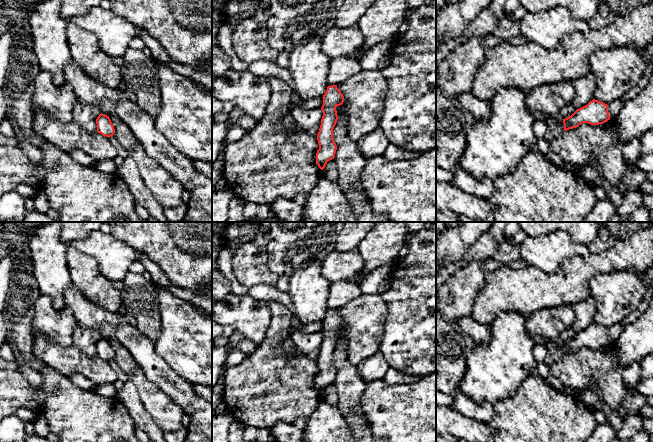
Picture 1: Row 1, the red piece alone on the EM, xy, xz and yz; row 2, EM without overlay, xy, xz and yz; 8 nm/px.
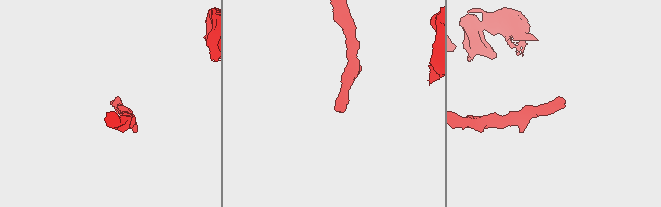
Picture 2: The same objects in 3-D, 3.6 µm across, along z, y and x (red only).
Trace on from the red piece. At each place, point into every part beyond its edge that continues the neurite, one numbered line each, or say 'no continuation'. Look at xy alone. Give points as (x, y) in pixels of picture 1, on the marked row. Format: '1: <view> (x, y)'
no continuation

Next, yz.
1: yz (614, 107)

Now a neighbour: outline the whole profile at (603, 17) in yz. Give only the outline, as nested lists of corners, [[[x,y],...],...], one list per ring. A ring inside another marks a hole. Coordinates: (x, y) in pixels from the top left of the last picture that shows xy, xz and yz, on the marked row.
[[[603,4],[600,6],[596,14],[587,20],[587,24],[592,30],[600,30],[601,28],[612,23],[613,17],[611,14],[611,9]]]

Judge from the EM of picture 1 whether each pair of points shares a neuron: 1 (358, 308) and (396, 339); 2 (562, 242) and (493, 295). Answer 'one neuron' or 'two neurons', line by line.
1: two neurons
2: two neurons

